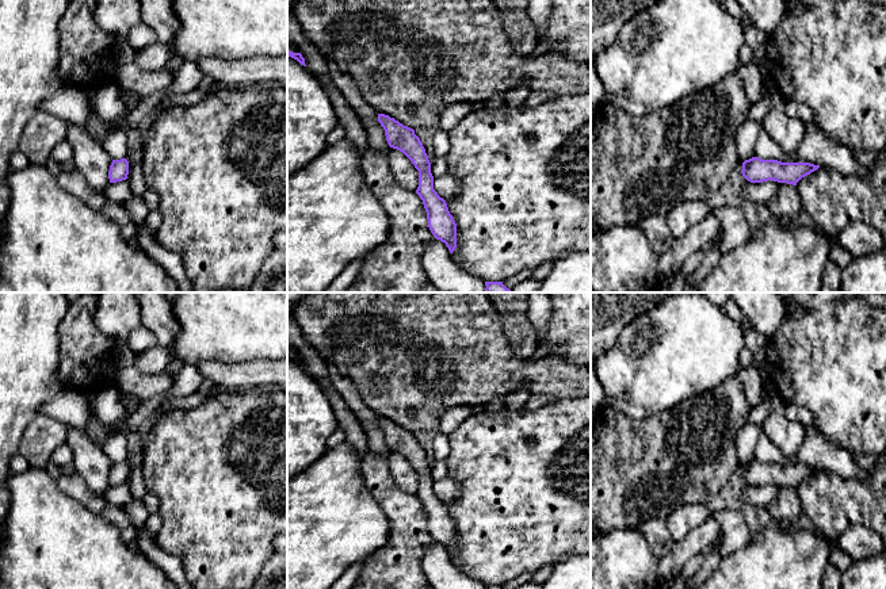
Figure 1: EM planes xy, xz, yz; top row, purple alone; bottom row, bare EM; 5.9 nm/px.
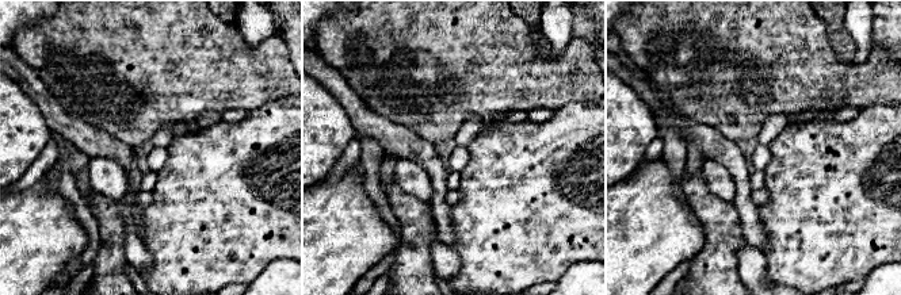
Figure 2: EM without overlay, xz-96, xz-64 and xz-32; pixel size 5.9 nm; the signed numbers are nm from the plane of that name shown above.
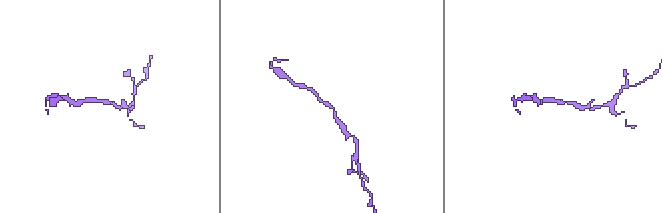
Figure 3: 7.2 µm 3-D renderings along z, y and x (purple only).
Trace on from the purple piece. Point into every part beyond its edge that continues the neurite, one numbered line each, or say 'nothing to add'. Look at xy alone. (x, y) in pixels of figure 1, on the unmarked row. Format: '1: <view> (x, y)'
nothing to add

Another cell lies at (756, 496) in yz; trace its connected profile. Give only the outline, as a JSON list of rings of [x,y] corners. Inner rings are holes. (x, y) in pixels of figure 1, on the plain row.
[[[768,483],[763,486],[751,486],[742,494],[742,502],[745,505],[752,505],[756,508],[767,508],[771,501],[774,501],[778,496],[779,487],[778,485]]]

